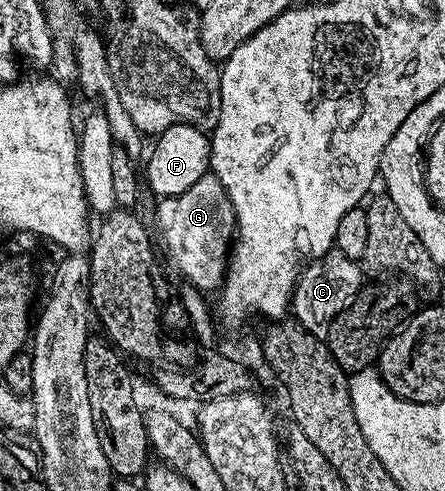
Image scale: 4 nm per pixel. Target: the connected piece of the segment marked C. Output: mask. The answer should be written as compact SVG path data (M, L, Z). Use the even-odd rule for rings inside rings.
M331 250L321 259L312 261L298 276L291 301L292 315L311 335L318 338L328 337L331 321L349 305L349 301L362 287L363 275L358 261L347 258L342 252Z

